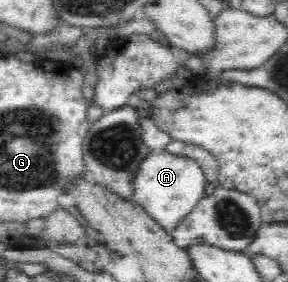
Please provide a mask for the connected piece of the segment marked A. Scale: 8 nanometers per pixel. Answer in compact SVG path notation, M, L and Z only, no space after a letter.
M146 152L146 159L142 159L140 167L132 179L133 199L154 218L167 232L174 231L178 223L186 217L202 199L206 176L198 162L193 159L172 155L168 152Z

